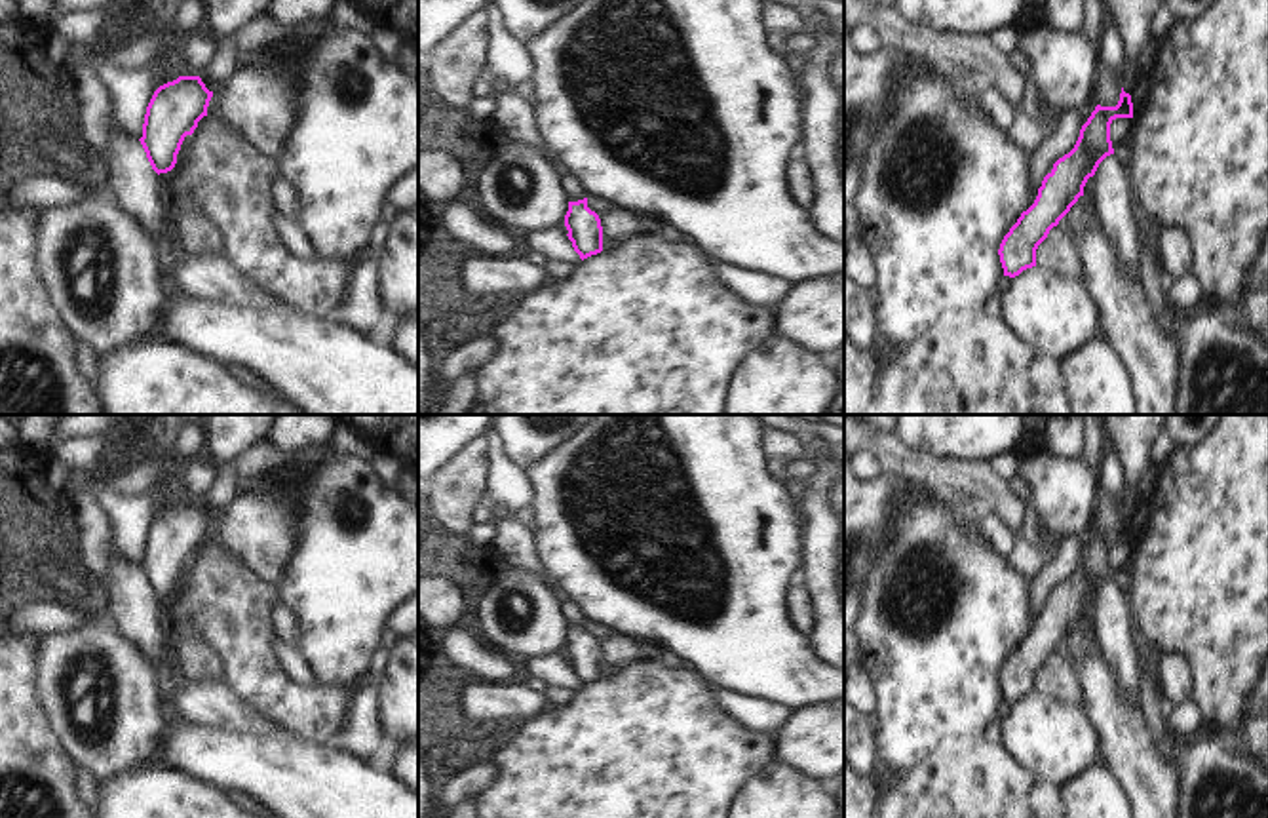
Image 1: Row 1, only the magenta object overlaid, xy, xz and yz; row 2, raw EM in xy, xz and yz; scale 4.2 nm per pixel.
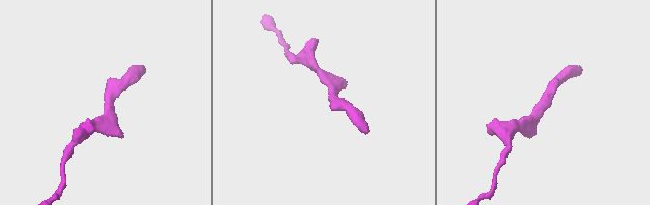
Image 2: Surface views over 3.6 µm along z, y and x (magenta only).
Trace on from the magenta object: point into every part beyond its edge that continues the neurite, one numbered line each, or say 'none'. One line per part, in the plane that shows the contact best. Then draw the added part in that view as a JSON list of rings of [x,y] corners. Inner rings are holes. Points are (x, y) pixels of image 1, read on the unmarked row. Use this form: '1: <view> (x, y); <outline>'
none

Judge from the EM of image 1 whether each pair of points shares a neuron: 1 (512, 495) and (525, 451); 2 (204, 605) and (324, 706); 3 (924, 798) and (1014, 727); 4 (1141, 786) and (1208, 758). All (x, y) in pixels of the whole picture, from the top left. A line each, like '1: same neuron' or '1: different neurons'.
1: different neurons
2: same neuron
3: different neurons
4: different neurons

